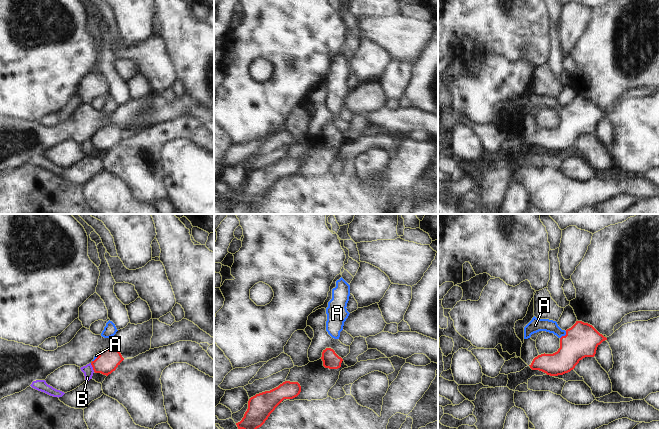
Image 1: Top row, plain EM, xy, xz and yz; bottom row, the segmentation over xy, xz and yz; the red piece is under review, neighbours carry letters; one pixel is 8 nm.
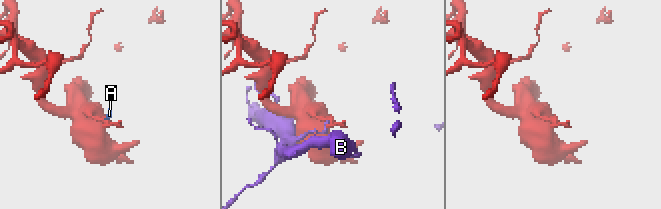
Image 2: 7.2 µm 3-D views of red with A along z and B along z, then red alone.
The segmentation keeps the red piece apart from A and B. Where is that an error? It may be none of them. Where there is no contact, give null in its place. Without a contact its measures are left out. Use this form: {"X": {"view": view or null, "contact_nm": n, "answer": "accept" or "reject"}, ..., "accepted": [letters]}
{"A": {"view": "yz", "contact_nm": 80, "answer": "accept"}, "B": {"view": "xy", "contact_nm": 70, "answer": "reject"}, "accepted": ["A"]}

